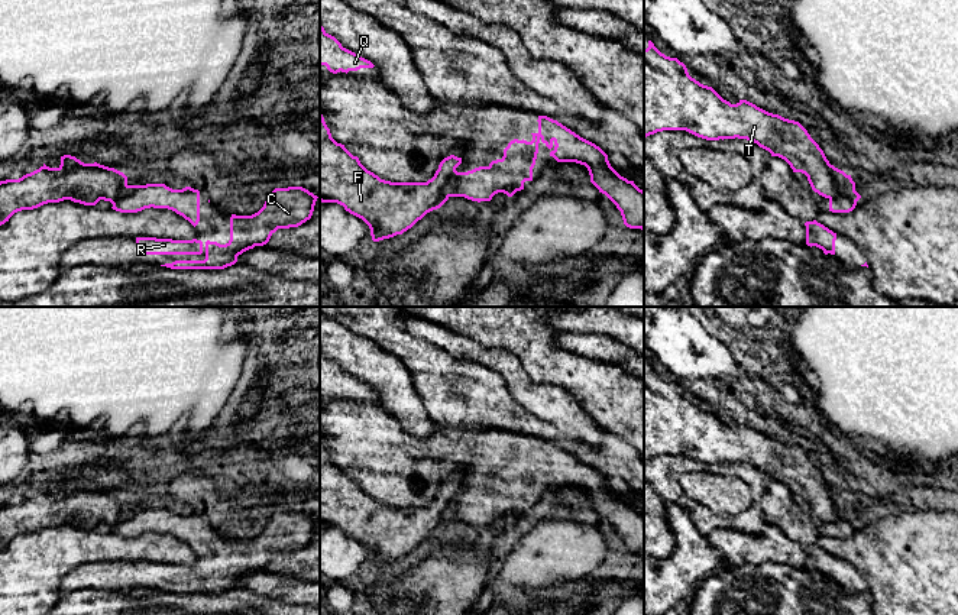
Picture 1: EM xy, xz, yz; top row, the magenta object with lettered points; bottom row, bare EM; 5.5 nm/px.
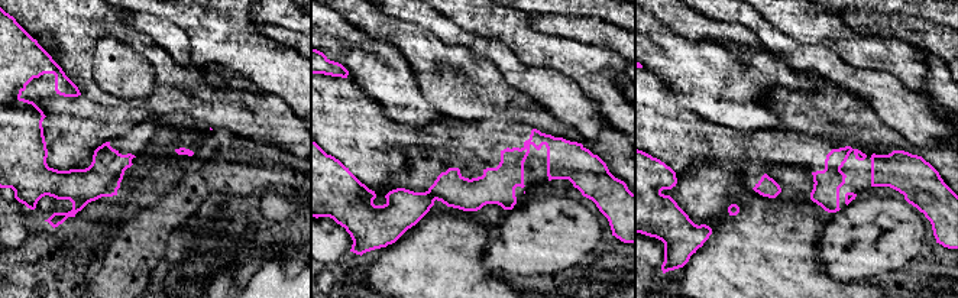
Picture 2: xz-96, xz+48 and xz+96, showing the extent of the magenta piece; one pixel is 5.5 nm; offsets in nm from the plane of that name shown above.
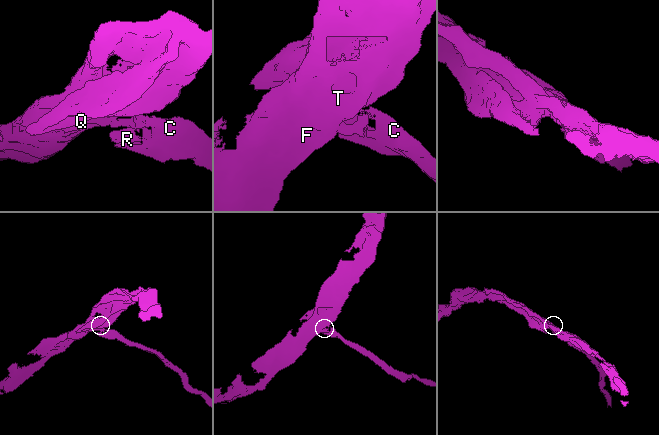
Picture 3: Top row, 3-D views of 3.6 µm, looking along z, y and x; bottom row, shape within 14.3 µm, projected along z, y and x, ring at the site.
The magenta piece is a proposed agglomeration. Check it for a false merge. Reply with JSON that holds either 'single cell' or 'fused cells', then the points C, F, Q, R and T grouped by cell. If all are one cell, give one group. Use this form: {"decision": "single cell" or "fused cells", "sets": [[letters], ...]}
{"decision": "fused cells", "sets": [["C", "R"], ["F", "Q", "T"]]}

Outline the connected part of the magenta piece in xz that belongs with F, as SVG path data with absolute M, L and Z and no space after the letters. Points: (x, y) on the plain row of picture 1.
M320 437L320 525L337 527L362 543L373 566L402 559L447 524L447 506L462 482L444 482L427 506L391 506L368 495L337 467Z

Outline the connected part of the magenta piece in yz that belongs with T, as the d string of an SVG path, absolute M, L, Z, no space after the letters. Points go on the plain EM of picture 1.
M648 365L648 372L644 373L644 463L663 454L686 454L706 465L751 465L771 480L784 483L793 496L805 498L812 514L825 522L855 514L851 499L829 488L823 475L799 446L768 437L747 424L731 428L712 411L692 402L683 386L666 381Z

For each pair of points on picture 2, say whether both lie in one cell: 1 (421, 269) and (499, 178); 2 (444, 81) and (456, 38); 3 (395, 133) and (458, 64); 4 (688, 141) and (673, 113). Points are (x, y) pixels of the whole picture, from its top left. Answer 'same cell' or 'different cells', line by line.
1: different cells
2: different cells
3: different cells
4: same cell

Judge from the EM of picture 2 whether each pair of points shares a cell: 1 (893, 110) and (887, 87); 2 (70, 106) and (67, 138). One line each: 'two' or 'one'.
1: one
2: one

